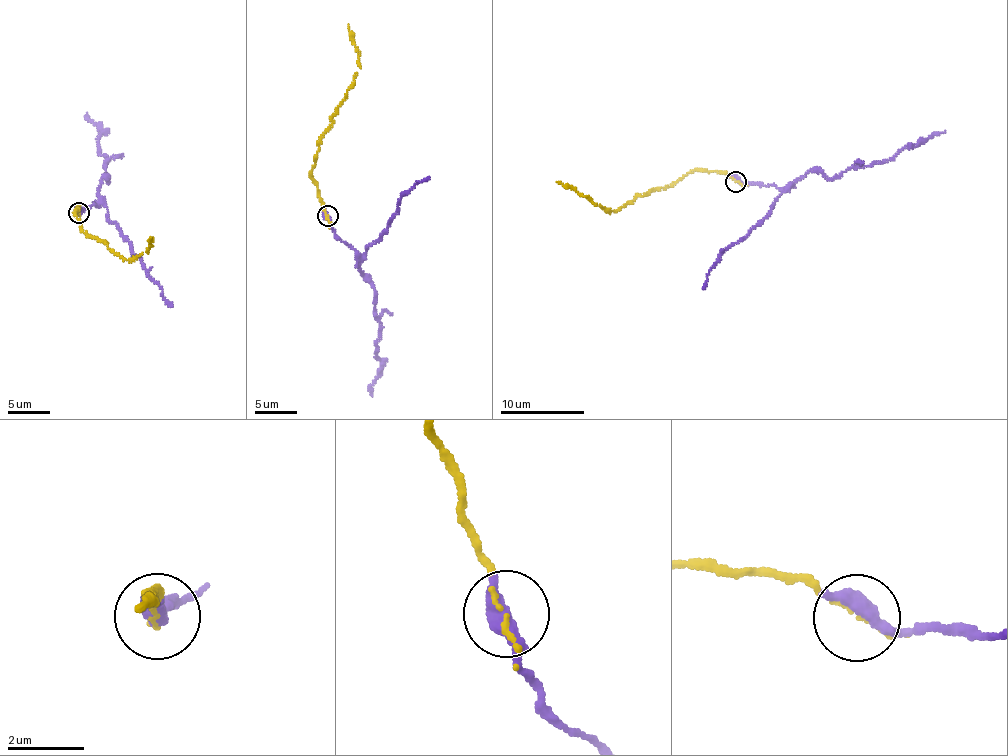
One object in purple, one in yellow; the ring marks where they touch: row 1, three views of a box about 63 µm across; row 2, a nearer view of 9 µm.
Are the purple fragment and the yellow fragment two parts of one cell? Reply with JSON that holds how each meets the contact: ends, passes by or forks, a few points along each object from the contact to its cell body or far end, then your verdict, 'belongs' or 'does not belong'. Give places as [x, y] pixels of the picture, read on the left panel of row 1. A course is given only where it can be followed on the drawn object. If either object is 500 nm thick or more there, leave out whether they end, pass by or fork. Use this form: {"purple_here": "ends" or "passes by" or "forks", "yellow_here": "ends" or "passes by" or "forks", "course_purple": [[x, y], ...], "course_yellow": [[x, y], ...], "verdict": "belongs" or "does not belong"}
{"course_purple": [[79, 211], [95, 204], [103, 177], [107, 182], [107, 161], [98, 151], [102, 133], [87, 112]], "course_yellow": [[79, 213], [78, 207], [76, 213], [83, 232], [102, 240], [117, 255], [129, 260], [147, 253], [151, 238]], "verdict": "belongs"}

